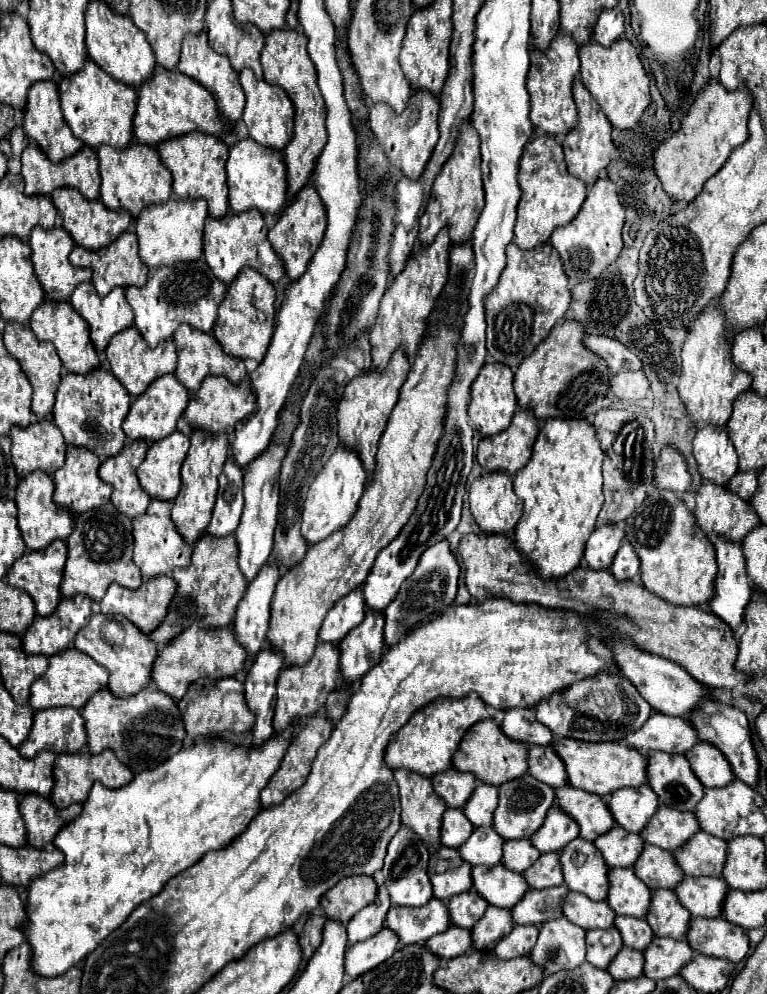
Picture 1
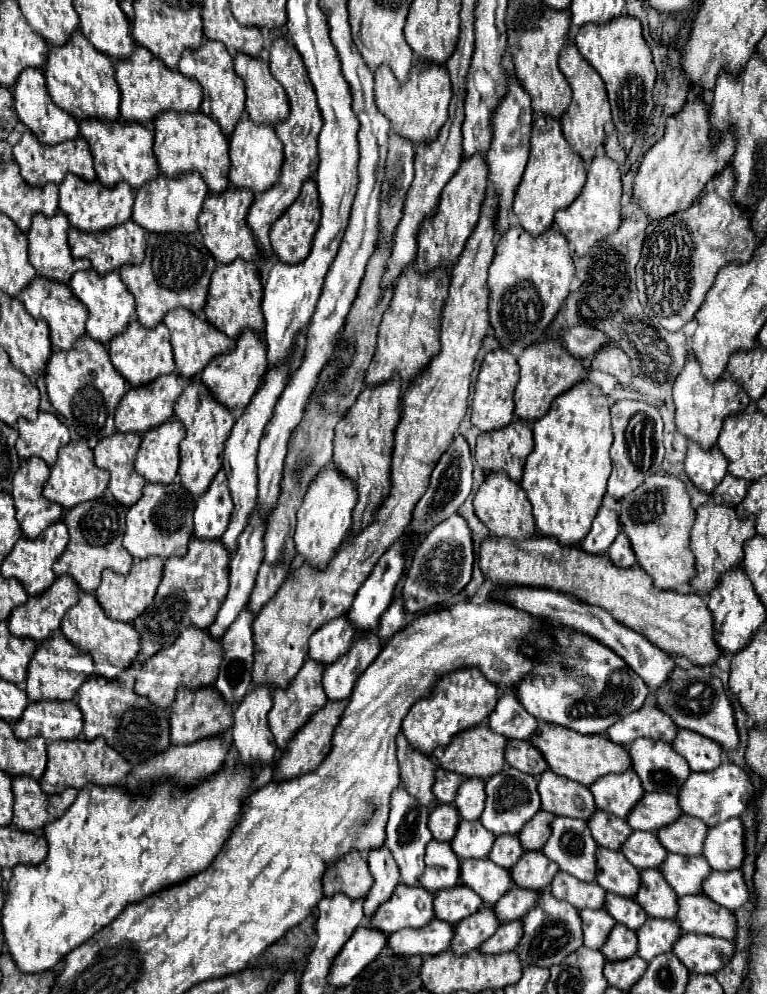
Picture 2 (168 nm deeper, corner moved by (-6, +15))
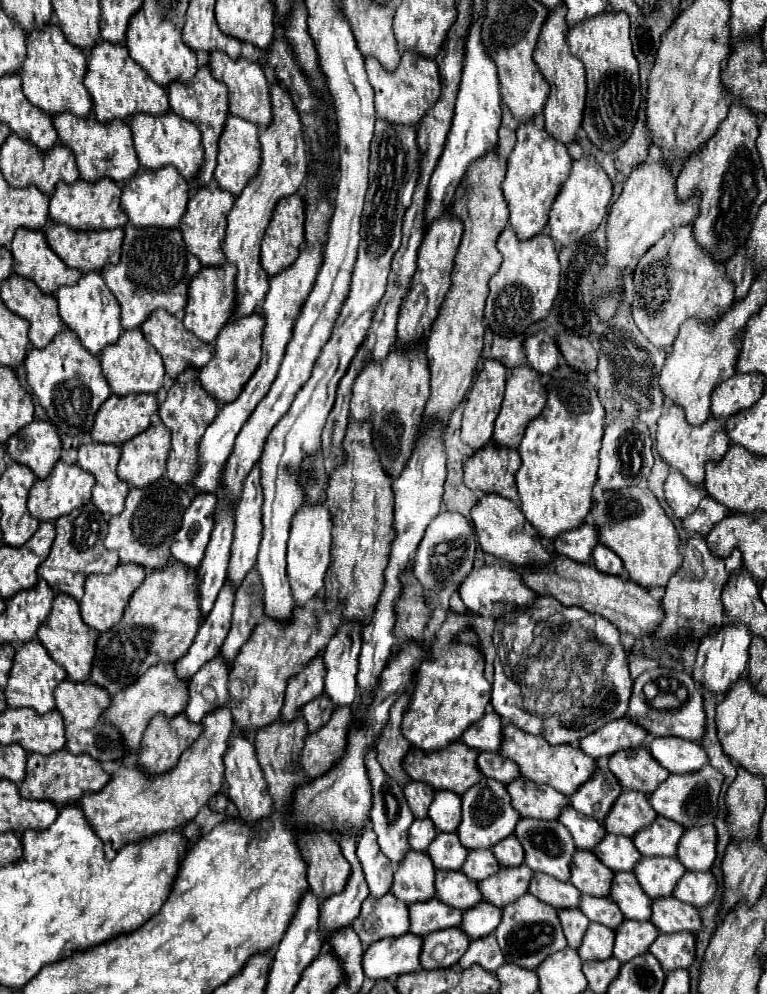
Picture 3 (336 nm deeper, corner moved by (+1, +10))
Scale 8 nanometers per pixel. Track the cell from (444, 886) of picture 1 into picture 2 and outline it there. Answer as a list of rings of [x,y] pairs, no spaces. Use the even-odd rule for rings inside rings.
[[[433,839],[427,845],[425,865],[427,869],[421,875],[421,887],[425,887],[427,891],[437,893],[441,889],[459,885],[459,879],[461,879],[459,857],[453,853],[449,843]]]

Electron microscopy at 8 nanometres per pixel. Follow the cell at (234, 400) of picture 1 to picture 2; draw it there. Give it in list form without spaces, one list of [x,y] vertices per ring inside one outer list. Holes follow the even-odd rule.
[[[247,331],[237,339],[237,349],[233,353],[223,353],[221,357],[209,361],[209,365],[203,369],[201,381],[209,389],[211,397],[217,399],[221,405],[229,409],[245,409],[245,405],[249,405],[253,393],[257,391],[257,385],[261,385],[265,369],[267,369],[267,357],[265,357],[265,347],[261,343],[261,335]]]

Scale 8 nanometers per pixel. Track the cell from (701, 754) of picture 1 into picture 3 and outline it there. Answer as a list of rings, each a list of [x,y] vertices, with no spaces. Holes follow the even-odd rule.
[[[654,738],[650,742],[650,754],[672,774],[688,774],[708,764],[706,750],[696,742],[686,742],[684,738]]]

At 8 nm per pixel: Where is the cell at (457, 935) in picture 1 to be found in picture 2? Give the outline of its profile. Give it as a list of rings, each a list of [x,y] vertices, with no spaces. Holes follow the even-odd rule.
[[[433,919],[421,929],[403,929],[389,937],[389,945],[397,955],[437,955],[451,947],[455,925]]]

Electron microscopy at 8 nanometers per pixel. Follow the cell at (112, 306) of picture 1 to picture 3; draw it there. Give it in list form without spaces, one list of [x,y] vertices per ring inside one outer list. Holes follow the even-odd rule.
[[[98,272],[82,274],[76,284],[62,286],[62,290],[56,292],[56,302],[58,302],[62,322],[70,330],[76,332],[82,346],[90,354],[98,356],[106,346],[110,346],[118,340],[118,336],[122,332],[120,314],[118,314],[118,300],[114,296],[110,296],[110,292],[106,290],[106,284],[102,282],[102,276]]]

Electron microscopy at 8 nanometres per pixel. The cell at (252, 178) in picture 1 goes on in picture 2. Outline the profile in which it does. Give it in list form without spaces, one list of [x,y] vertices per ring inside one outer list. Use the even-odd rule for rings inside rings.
[[[241,117],[235,125],[235,131],[229,141],[229,157],[231,157],[231,171],[229,181],[235,187],[245,187],[255,193],[263,193],[277,185],[281,179],[281,165],[283,165],[283,145],[269,125],[257,125],[249,121],[249,117]]]

